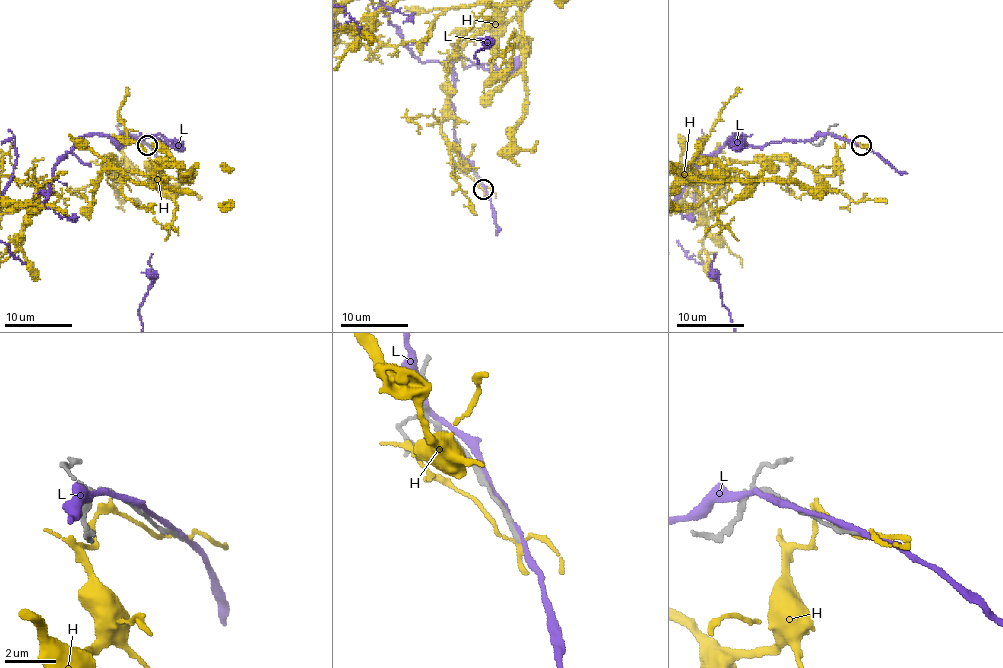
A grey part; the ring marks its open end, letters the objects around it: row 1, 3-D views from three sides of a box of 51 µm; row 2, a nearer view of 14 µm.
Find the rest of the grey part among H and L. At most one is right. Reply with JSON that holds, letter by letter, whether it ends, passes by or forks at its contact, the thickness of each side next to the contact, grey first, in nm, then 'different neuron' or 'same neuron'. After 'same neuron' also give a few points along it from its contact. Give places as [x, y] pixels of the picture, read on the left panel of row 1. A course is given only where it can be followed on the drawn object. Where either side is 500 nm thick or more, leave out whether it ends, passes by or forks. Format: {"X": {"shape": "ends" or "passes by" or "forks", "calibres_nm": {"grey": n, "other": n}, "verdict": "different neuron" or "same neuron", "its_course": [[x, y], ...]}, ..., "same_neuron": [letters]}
{"H": {"shape": "forks", "calibres_nm": {"grey": 170, "other": 160}, "verdict": "different neuron"}, "L": {"shape": "passes by", "calibres_nm": {"grey": 140, "other": 200}, "verdict": "different neuron"}, "same_neuron": []}

